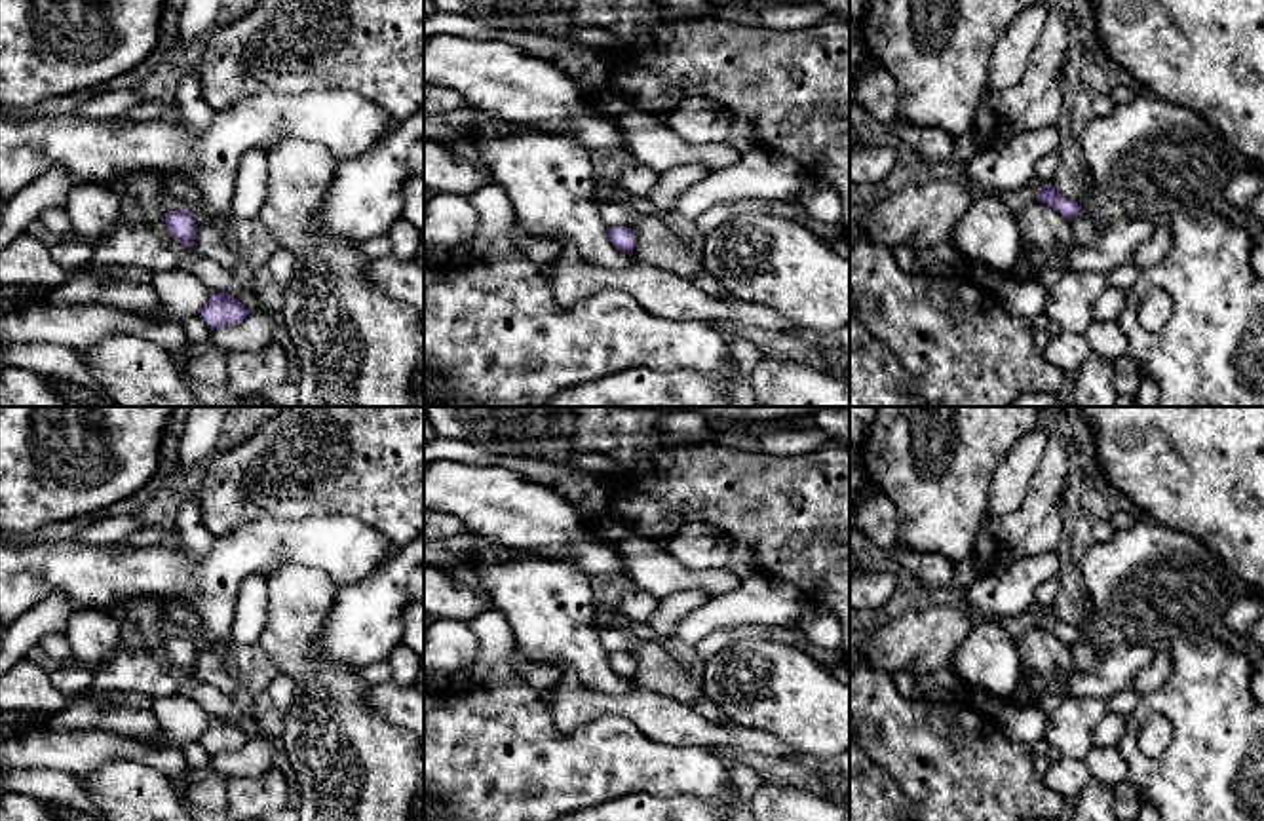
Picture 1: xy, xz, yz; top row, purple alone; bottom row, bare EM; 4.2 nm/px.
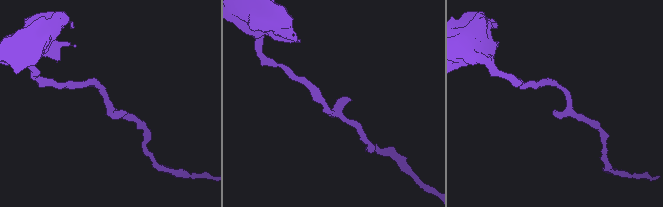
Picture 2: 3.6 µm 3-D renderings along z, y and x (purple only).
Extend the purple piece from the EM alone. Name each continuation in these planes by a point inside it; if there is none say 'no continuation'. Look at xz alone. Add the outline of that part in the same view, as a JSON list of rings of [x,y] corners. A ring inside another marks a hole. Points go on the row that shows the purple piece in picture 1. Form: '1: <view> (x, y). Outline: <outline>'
no continuation

